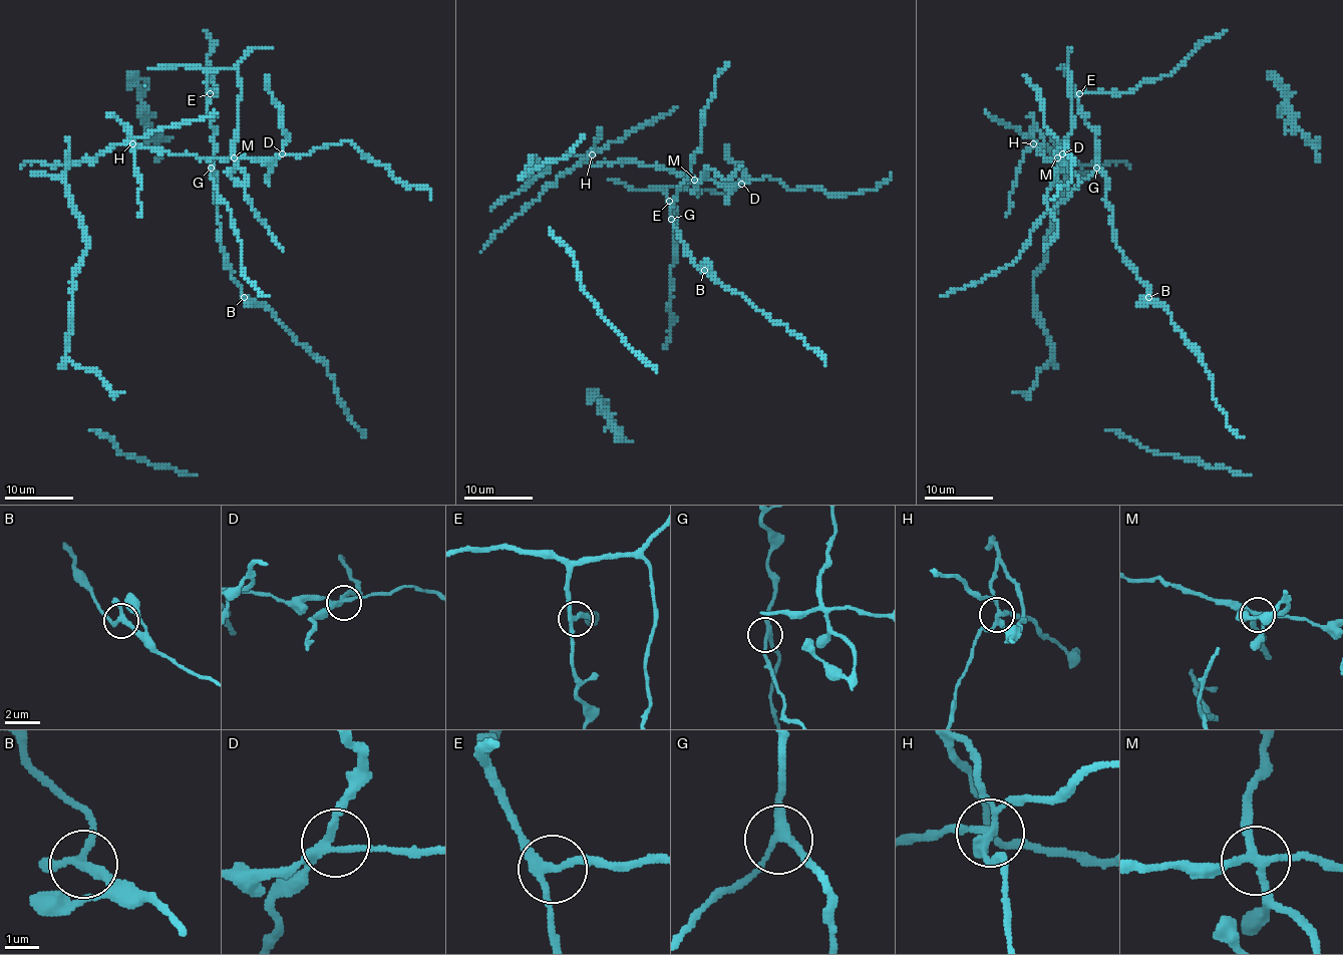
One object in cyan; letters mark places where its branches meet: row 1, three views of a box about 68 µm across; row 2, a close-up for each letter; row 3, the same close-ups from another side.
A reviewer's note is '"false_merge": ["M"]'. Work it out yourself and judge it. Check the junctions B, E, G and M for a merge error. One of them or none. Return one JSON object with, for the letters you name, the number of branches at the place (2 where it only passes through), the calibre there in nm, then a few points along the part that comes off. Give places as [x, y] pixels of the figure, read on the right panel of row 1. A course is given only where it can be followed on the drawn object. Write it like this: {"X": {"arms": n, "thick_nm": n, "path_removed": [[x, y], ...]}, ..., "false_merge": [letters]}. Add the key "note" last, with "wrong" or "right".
{"M": {"arms": 4, "thick_nm": 240, "path_removed": [[1057, 157], [1038, 153], [1043, 136], [1033, 124], [1034, 141], [1067, 163], [1100, 166], [1124, 161], [1130, 168]]}, "false_merge": ["M"], "note": "right"}

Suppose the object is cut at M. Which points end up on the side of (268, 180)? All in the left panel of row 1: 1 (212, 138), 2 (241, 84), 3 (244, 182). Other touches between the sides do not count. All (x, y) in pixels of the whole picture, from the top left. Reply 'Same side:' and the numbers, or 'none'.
Same side: none

